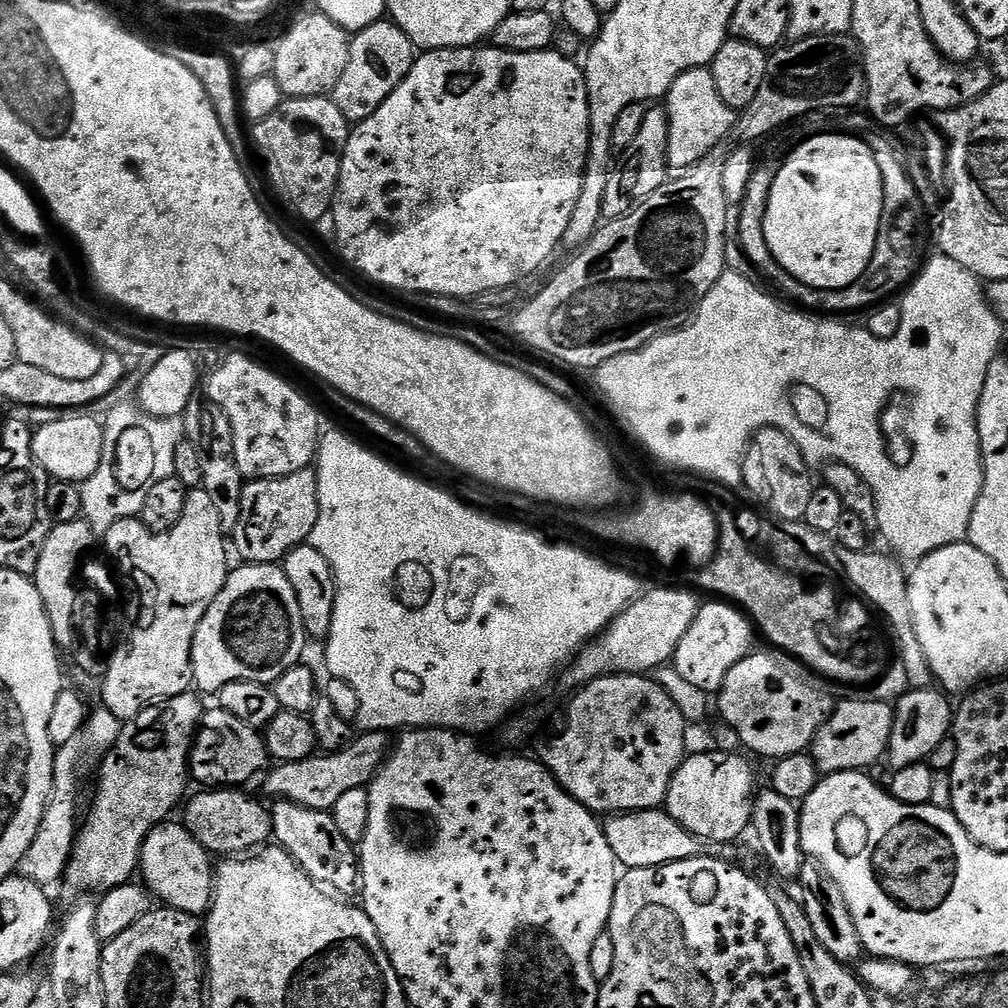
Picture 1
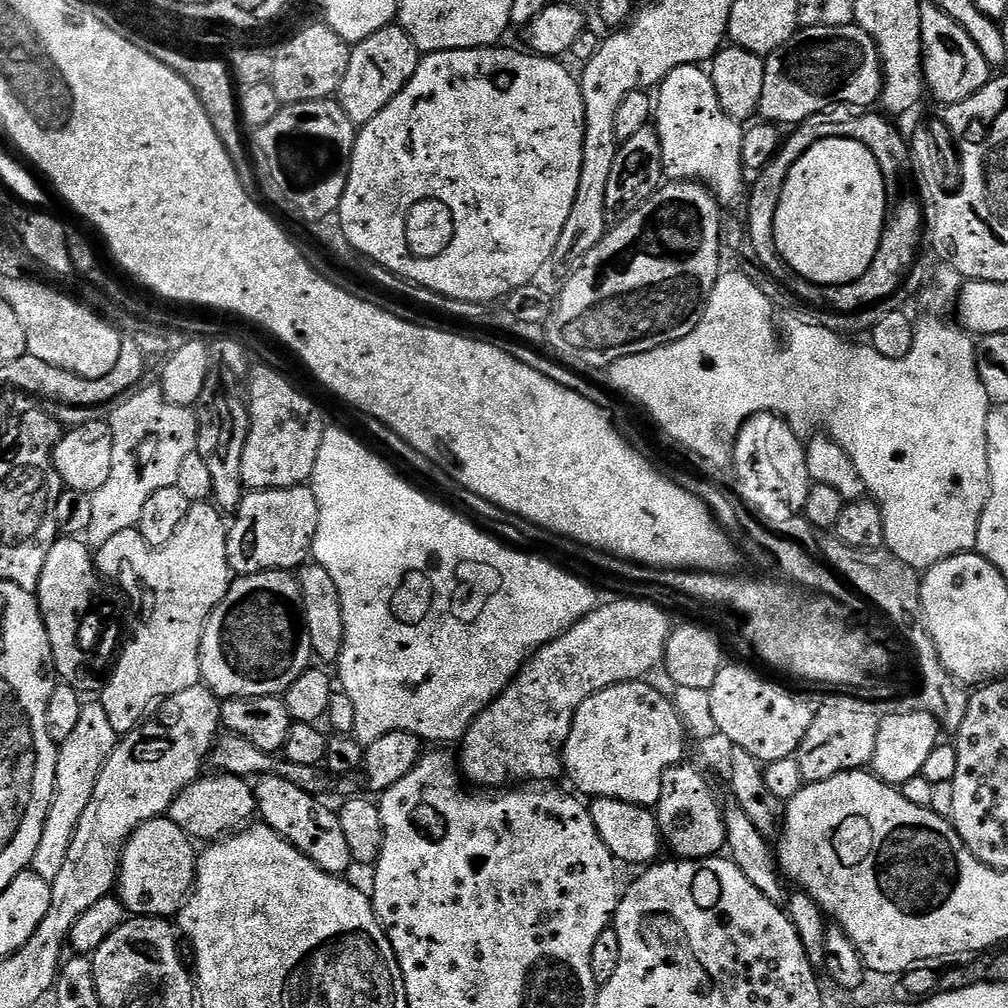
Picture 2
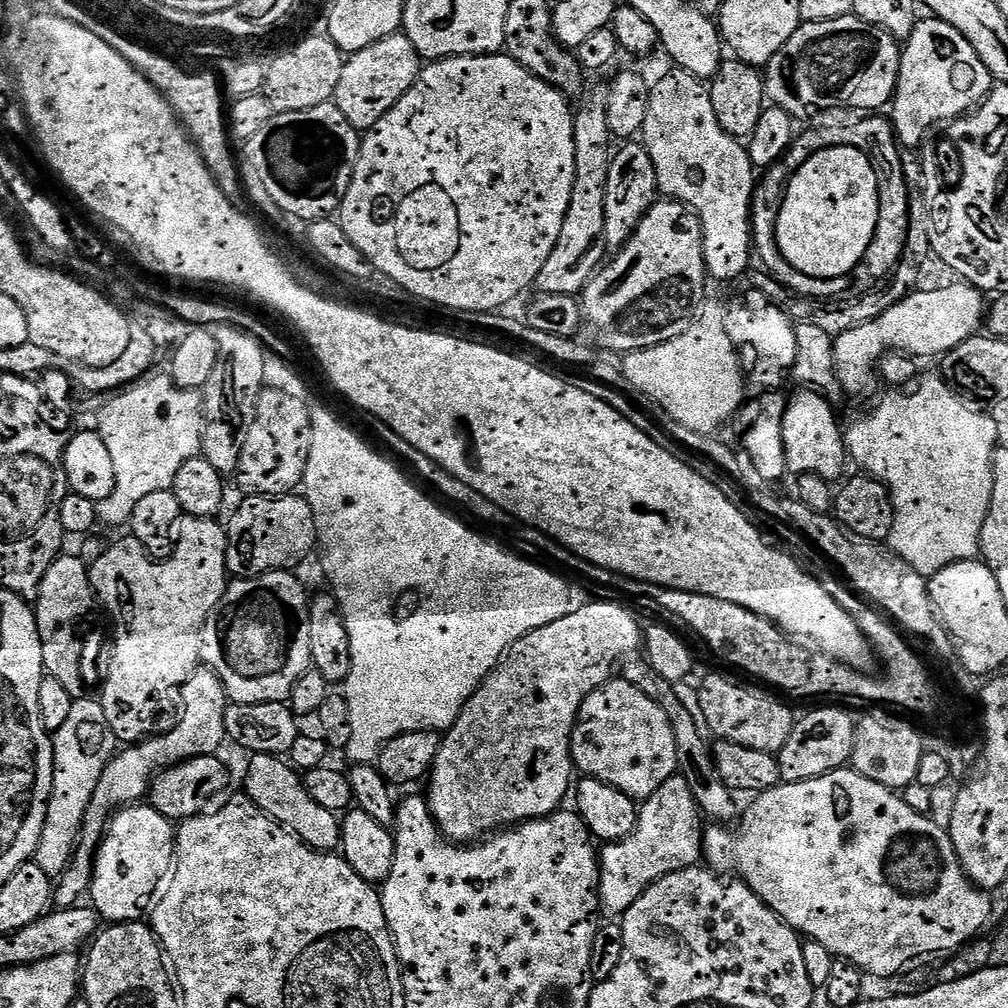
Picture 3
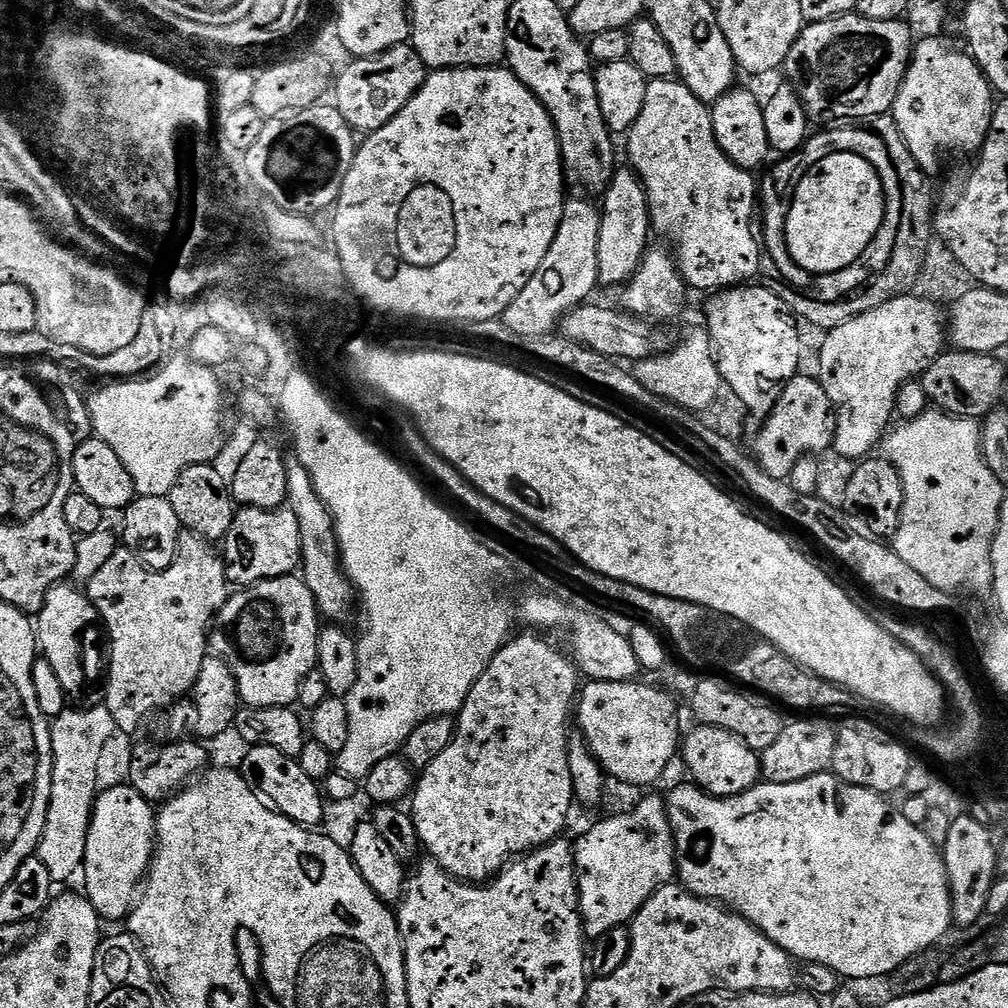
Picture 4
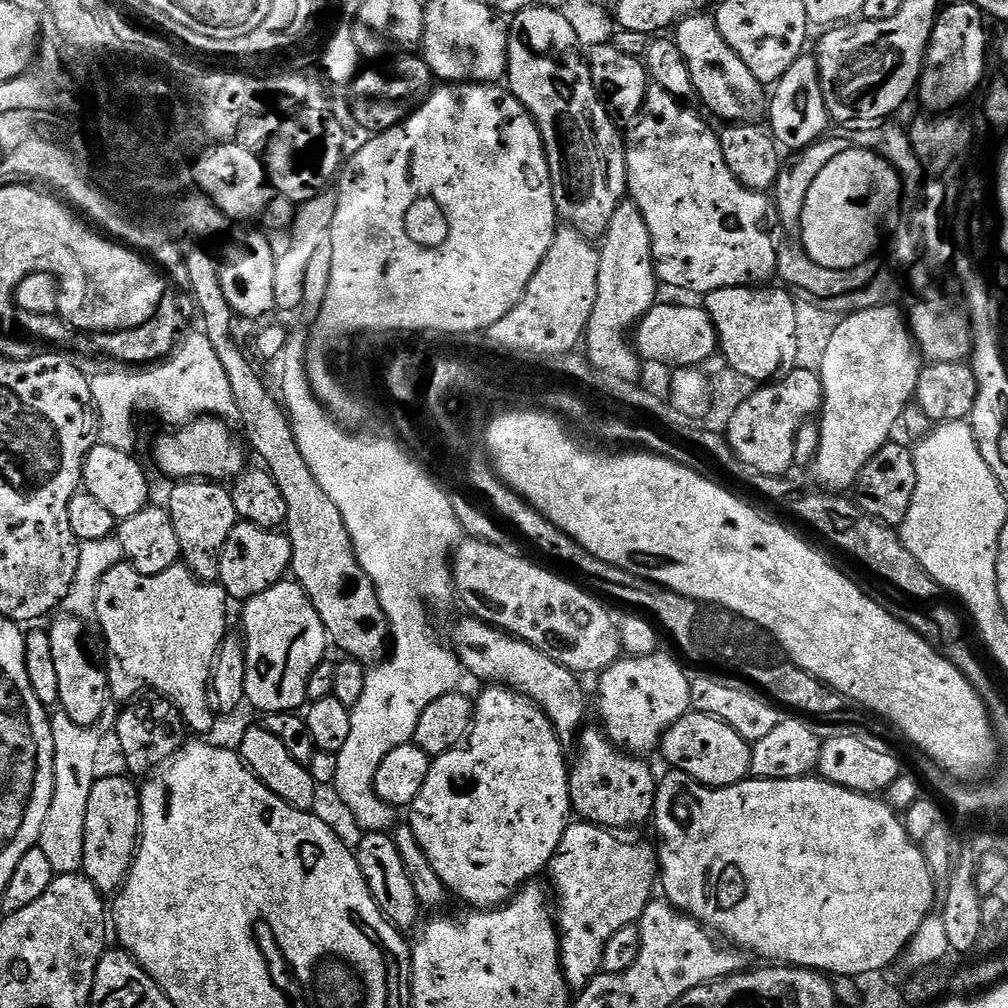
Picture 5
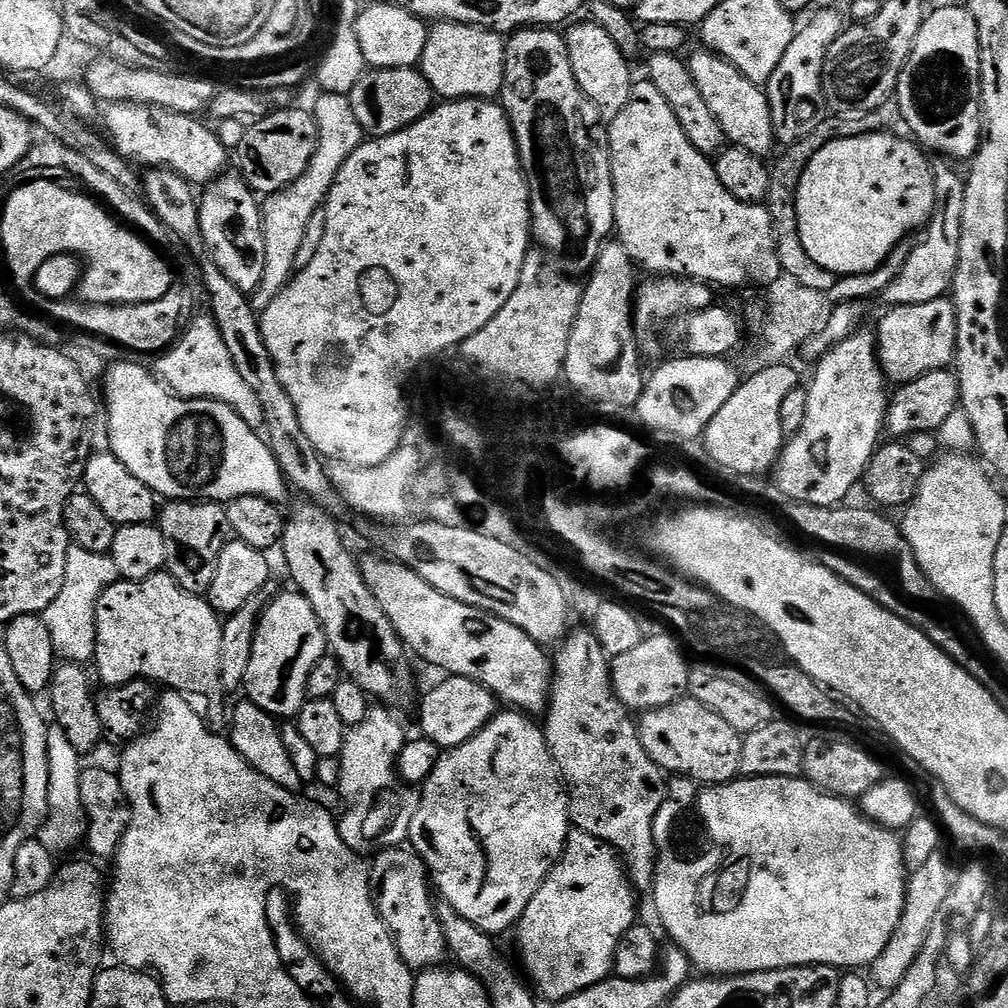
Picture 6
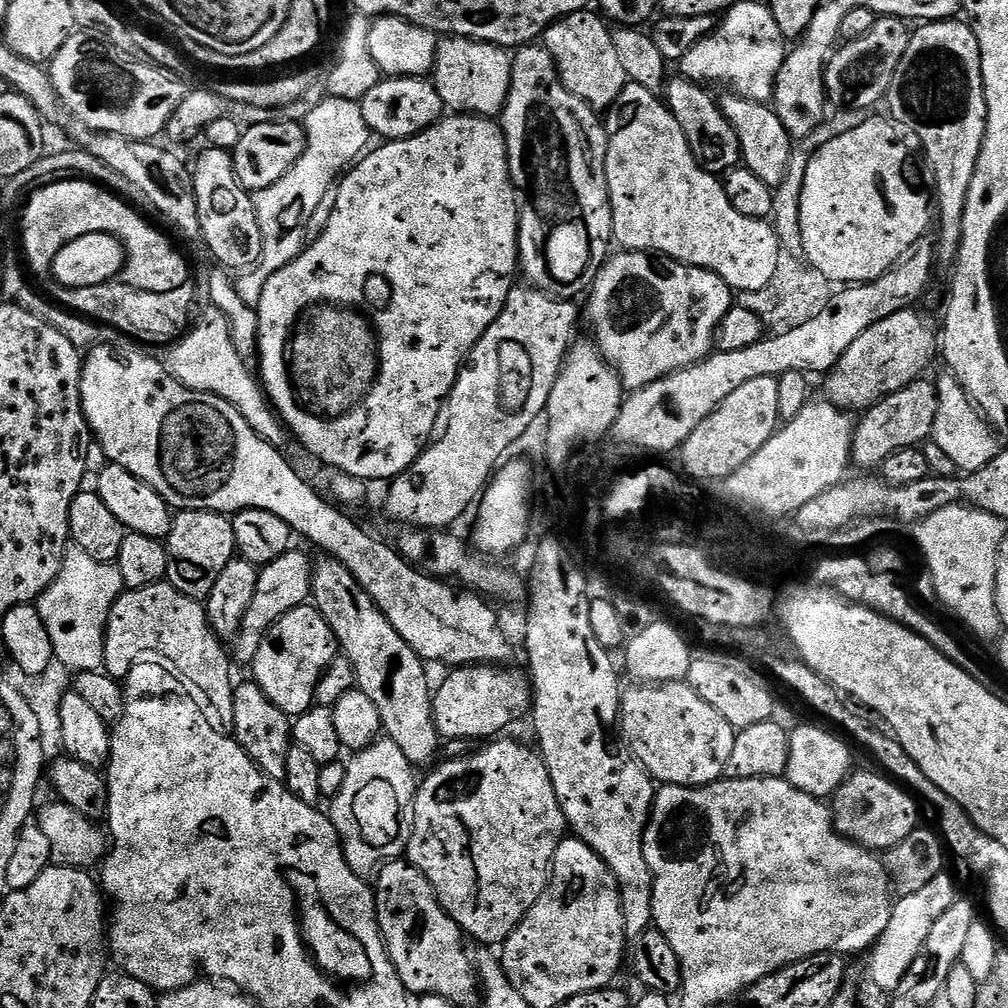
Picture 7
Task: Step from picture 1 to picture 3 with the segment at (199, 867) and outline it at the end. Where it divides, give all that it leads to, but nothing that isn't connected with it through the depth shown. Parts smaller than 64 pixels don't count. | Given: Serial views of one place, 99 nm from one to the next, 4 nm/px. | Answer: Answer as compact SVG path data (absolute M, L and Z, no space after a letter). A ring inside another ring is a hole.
M144 802L119 809L109 819L104 838L96 851L90 889L90 904L96 909L96 915L108 924L143 921L150 908L147 900L151 901L157 895L156 887L160 883L163 885L173 871L175 858L176 828L173 821Z

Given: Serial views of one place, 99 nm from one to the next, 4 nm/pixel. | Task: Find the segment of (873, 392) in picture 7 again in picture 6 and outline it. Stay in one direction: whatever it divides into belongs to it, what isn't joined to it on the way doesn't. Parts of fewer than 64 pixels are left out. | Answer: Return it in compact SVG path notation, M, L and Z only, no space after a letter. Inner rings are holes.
M941 298L934 302L922 302L921 304L897 304L887 309L888 313L880 320L880 329L875 329L874 335L876 337L876 346L880 358L880 368L884 372L885 377L893 385L903 386L917 380L918 377L924 376L927 372L943 372L955 361L956 358L956 306L951 299Z

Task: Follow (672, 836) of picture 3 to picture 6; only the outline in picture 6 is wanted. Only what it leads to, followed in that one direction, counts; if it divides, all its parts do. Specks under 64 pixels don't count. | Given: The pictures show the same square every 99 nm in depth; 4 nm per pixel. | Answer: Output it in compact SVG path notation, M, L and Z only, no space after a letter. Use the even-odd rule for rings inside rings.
M569 831L564 853L553 864L530 906L526 906L526 914L522 914L518 925L520 952L524 955L524 968L531 987L541 997L544 995L548 1000L559 1002L609 979L614 972L618 946L626 930L637 923L636 899L638 896L627 871L611 846L585 832Z

